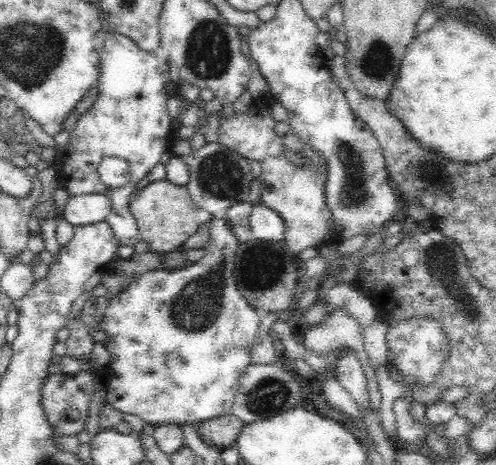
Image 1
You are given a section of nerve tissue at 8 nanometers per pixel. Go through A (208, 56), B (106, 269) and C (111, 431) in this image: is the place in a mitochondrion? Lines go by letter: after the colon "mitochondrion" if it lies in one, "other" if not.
A: mitochondrion
B: other
C: other

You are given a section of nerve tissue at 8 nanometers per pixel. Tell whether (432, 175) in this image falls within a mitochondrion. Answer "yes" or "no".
yes

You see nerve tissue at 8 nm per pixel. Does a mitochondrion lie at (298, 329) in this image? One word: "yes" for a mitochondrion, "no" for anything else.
no

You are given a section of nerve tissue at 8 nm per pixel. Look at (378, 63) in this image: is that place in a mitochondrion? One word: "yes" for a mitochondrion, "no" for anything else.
yes

